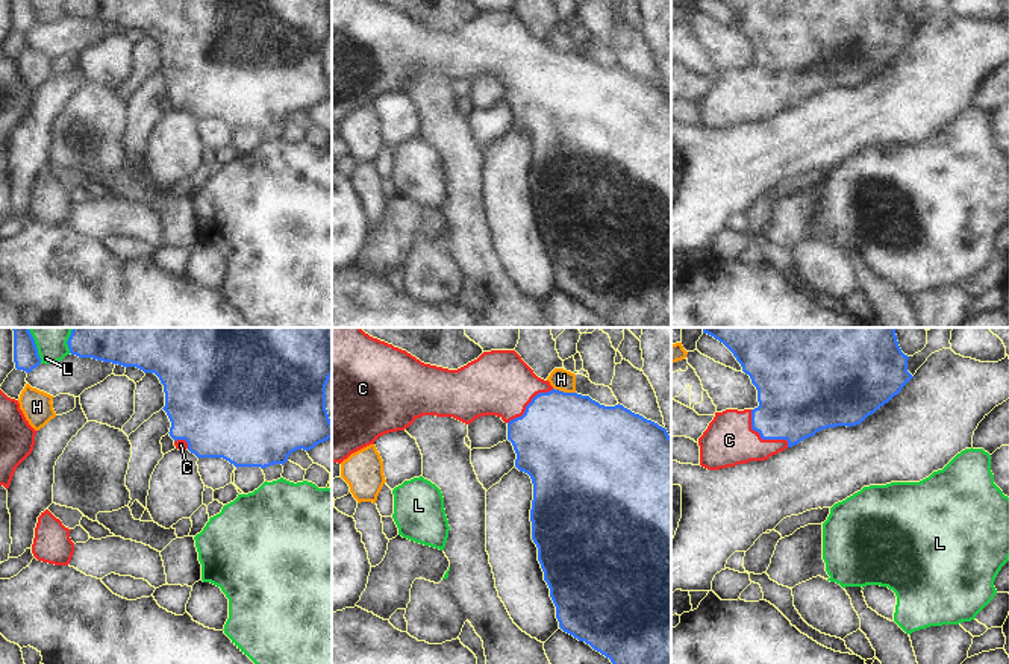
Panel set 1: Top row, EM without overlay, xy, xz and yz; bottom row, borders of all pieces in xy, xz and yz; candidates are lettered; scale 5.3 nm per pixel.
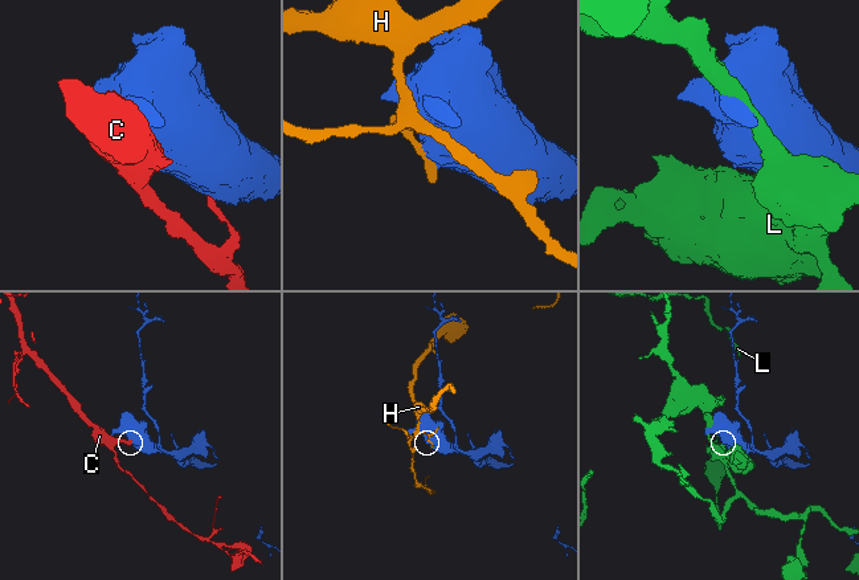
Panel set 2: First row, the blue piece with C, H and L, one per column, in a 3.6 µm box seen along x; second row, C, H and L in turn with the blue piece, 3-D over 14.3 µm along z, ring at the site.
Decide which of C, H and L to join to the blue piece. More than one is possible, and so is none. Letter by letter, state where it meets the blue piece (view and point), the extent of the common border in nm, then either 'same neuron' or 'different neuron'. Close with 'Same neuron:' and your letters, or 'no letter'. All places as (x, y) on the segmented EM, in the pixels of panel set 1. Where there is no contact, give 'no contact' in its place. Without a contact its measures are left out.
C: meets blue in yz at (762, 438); contact 280 nm long; same neuron
H: meets blue in xz at (562, 391); contact 120 nm long; different neuron
L: meets blue in xy at (35, 346); contact 200 nm long; different neuron
Same neuron: C

